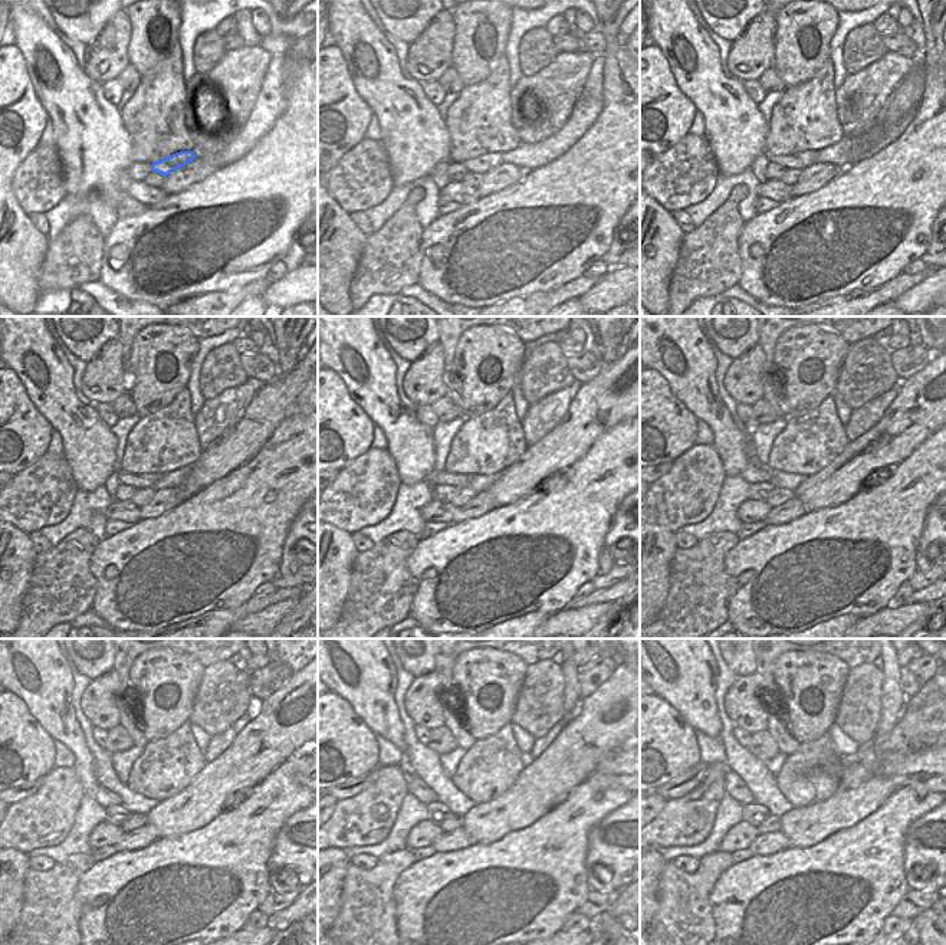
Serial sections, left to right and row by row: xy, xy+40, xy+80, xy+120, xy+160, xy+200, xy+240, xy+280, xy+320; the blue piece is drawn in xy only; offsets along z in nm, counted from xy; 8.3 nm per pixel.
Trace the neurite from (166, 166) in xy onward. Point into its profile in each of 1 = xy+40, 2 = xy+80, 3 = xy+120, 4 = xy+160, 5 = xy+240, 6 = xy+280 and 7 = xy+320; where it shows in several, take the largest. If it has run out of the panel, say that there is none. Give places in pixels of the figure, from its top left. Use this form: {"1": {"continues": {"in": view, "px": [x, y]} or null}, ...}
{"1": {"continues": {"in": "xy+40", "px": [482, 164]}}, "2": {"continues": {"in": "xy+80", "px": [805, 158]}}, "3": {"continues": {"in": "xy+120", "px": [147, 481]}}, "4": {"continues": {"in": "xy+160", "px": [459, 481]}}, "5": {"continues": {"in": "xy+240", "px": [102, 796]}}, "6": {"continues": {"in": "xy+280", "px": [416, 787]}}, "7": {"continues": {"in": "xy+320", "px": [735, 787]}}}

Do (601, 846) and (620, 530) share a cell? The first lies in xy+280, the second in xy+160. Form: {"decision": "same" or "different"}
{"decision": "same"}

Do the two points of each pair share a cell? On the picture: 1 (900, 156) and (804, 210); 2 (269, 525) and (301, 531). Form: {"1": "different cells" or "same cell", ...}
{"1": "same cell", "2": "different cells"}

